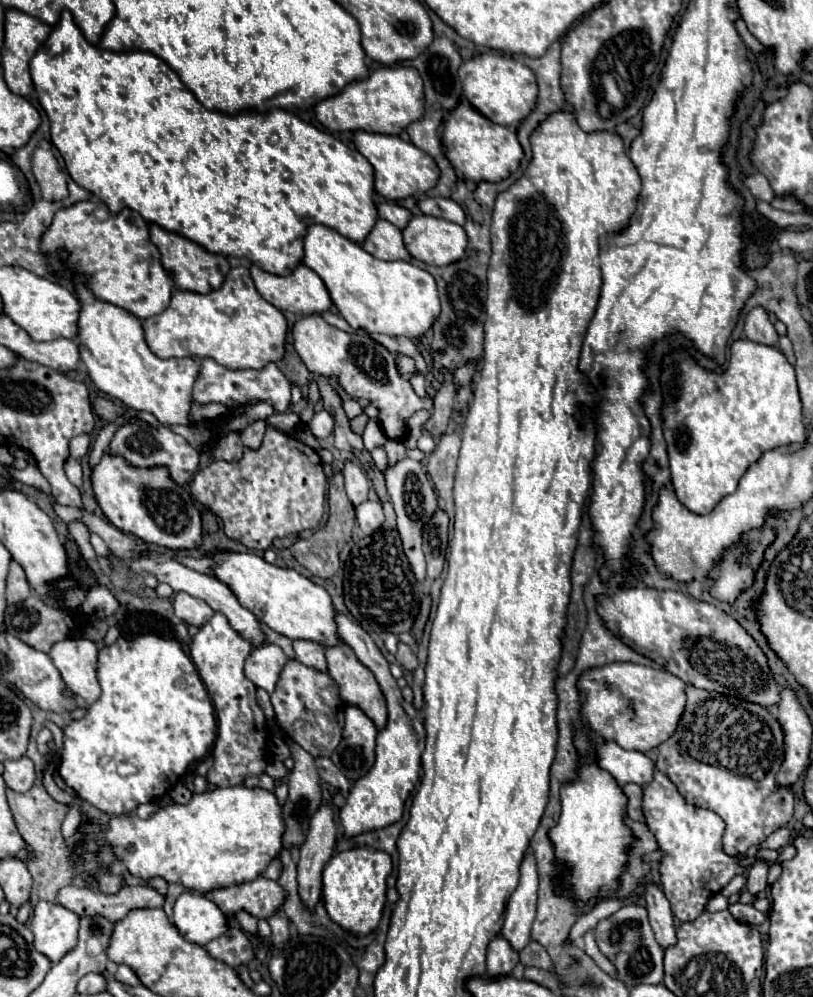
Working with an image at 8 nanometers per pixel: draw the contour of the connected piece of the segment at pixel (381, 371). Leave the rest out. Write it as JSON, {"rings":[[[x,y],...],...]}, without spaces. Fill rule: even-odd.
{"rings":[[[319,315],[303,317],[293,327],[295,349],[307,369],[321,377],[337,377],[341,389],[353,399],[367,399],[379,409],[379,423],[389,439],[403,439],[407,435],[407,419],[419,409],[433,409],[433,399],[419,397],[411,383],[399,375],[393,353],[389,353],[381,343],[369,335],[345,333],[337,327],[325,323]],[[359,359],[359,361],[357,361]]]}

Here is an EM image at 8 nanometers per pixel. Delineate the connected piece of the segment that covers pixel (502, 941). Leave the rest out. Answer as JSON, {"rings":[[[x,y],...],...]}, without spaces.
{"rings":[[[497,937],[487,947],[487,975],[489,977],[505,977],[511,975],[513,967],[519,963],[519,953],[511,949],[505,937]]]}

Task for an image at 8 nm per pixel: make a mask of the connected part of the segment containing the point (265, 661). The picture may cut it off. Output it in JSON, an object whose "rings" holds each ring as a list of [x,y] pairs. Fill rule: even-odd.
{"rings":[[[267,643],[267,645],[255,647],[251,651],[251,655],[249,655],[247,663],[245,663],[245,675],[257,687],[265,689],[267,693],[273,693],[285,663],[287,663],[285,653],[277,645]]]}

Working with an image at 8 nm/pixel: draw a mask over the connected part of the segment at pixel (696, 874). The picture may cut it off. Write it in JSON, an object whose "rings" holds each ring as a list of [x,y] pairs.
{"rings":[[[655,771],[655,779],[649,785],[645,785],[643,813],[647,817],[647,825],[649,825],[651,833],[657,837],[659,849],[665,851],[665,859],[661,861],[659,873],[661,873],[661,887],[663,887],[667,901],[671,903],[673,915],[677,919],[681,919],[681,923],[693,921],[695,917],[699,917],[699,913],[705,911],[705,907],[713,895],[717,895],[735,875],[745,873],[745,867],[739,865],[741,857],[731,857],[731,855],[723,853],[723,845],[721,845],[721,837],[723,837],[723,829],[725,829],[723,819],[709,809],[697,809],[697,807],[685,803],[683,797],[679,795],[679,791],[675,789],[675,785],[661,771]]]}

